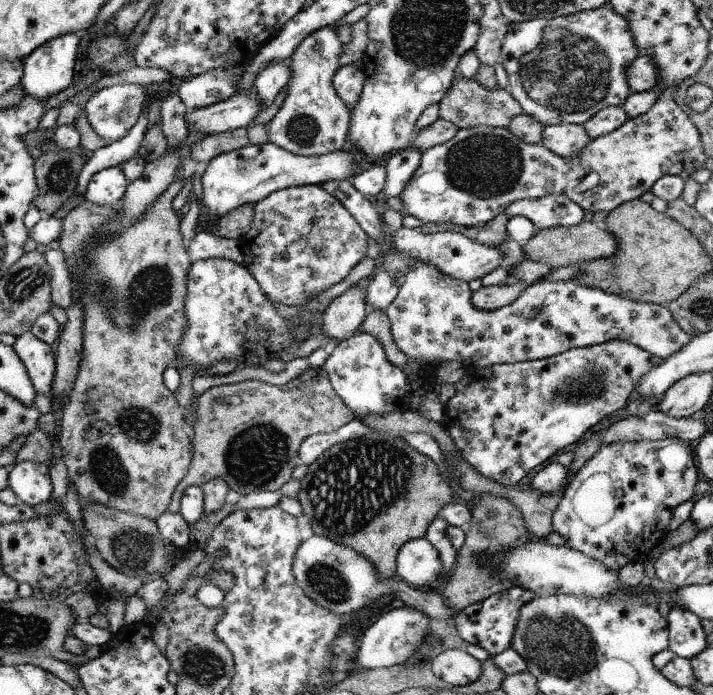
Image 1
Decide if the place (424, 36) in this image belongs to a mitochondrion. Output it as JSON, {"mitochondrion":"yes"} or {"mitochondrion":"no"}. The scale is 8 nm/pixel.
{"mitochondrion":"yes"}

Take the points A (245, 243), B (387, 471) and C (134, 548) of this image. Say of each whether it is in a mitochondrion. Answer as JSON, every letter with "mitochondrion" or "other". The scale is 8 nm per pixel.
{"A":"other","B":"mitochondrion","C":"mitochondrion"}

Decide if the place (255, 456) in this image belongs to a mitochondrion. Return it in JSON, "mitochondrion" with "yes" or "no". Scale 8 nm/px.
{"mitochondrion":"yes"}

